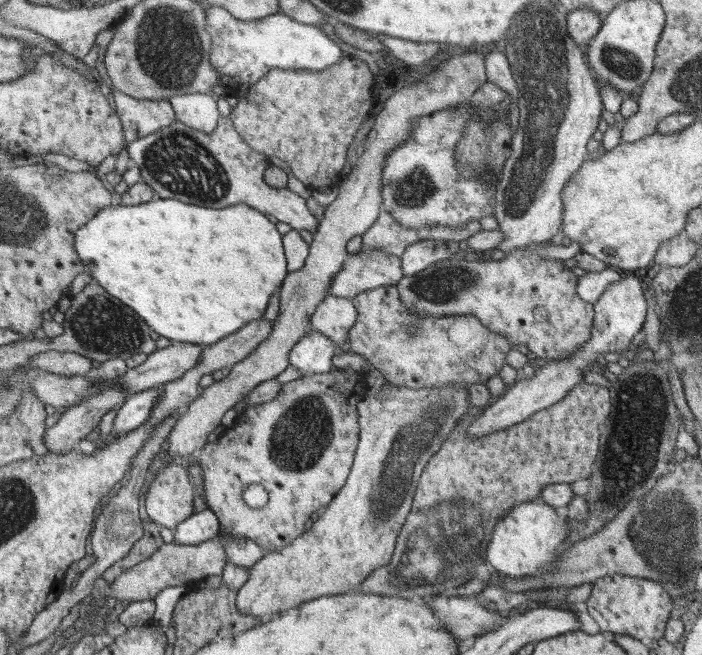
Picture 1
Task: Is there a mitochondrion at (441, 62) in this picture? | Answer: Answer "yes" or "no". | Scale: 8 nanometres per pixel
no

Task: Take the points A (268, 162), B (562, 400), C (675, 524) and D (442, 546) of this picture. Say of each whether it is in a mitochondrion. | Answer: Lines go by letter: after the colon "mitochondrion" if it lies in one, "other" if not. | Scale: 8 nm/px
A: other
B: other
C: mitochondrion
D: mitochondrion

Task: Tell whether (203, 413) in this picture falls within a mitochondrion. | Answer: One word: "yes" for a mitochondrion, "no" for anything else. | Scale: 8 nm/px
no

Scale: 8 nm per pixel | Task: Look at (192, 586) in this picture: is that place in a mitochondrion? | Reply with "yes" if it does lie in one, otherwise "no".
no

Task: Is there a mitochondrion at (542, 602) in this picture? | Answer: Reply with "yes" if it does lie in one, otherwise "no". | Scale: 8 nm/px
no

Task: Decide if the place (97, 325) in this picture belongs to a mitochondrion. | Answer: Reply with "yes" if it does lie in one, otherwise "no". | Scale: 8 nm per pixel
yes

